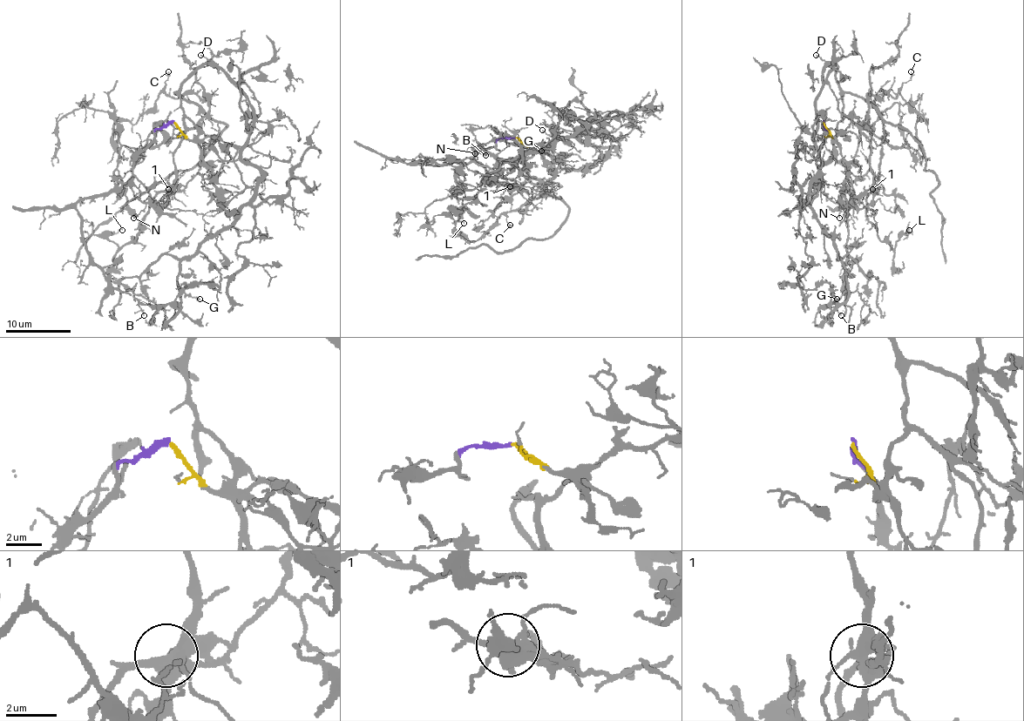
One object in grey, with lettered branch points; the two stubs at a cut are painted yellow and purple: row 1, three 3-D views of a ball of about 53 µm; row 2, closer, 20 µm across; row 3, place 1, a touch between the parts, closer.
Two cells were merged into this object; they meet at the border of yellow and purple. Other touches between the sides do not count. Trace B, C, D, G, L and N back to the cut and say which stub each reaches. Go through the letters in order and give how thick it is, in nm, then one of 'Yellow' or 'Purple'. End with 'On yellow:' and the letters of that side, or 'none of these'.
B: Thickness 120 nm. Purple
C: Thickness 160 nm. Yellow
D: Thickness 140 nm. Yellow
G: Thickness 130 nm. Purple
L: Thickness 110 nm. Yellow
N: Thickness 110 nm. Purple
On yellow: C, D, L

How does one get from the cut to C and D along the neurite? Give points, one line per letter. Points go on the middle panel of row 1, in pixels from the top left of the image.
C: (516, 137), (539, 150), (527, 160), (525, 170), (550, 183), (535, 199), (505, 214), (509, 225)
D: (516, 137), (539, 150), (525, 157), (522, 155), (529, 150), (542, 150), (550, 145), (553, 138), (542, 131)

